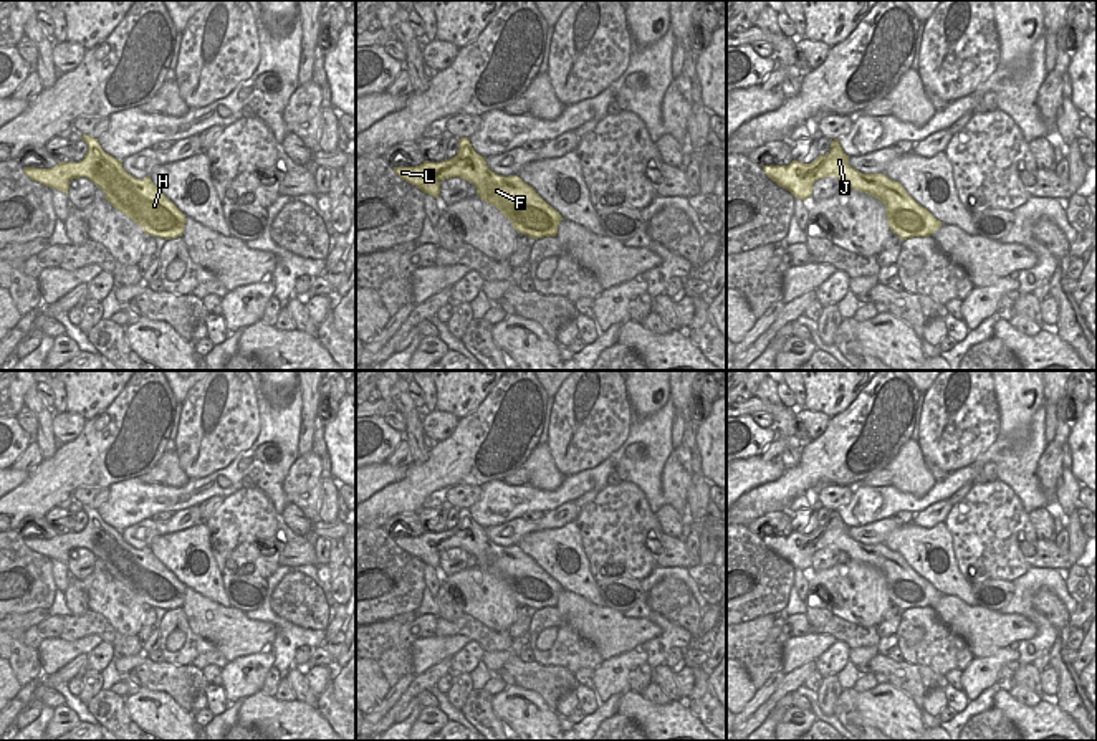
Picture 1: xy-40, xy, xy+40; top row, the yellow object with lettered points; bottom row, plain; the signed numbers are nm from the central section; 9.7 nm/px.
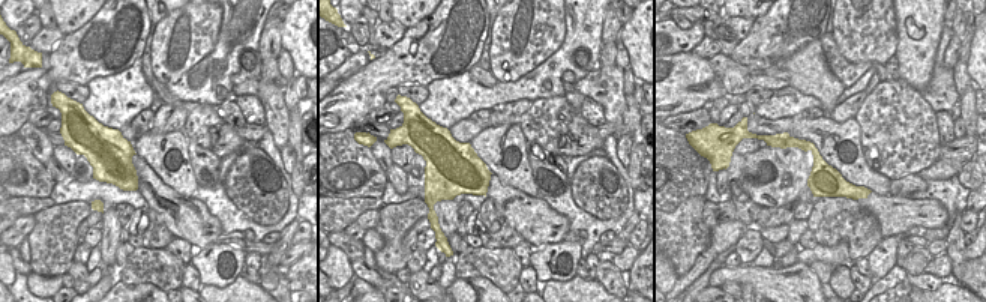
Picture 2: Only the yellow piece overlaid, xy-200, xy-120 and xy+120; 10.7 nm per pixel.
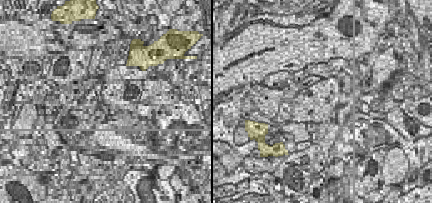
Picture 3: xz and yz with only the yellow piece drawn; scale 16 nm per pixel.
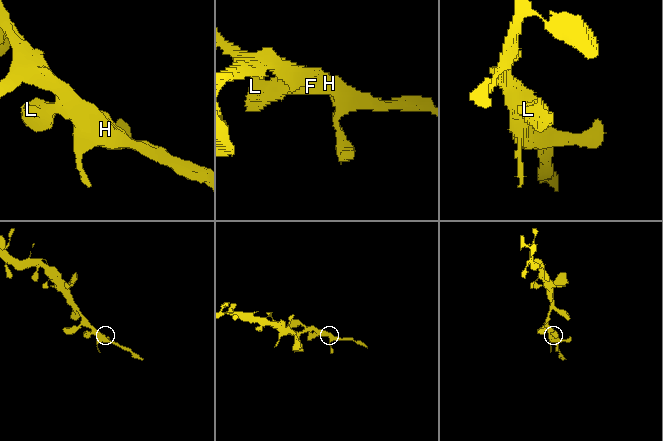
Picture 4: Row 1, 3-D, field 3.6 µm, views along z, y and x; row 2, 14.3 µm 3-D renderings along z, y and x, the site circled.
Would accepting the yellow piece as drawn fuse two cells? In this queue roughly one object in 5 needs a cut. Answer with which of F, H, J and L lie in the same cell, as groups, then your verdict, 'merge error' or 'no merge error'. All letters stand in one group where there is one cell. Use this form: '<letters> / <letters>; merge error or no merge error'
F H J L; no merge error

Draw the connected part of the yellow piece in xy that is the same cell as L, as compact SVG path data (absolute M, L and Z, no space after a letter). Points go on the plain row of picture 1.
M467 508L458 509L458 523L452 529L425 531L417 538L394 538L394 543L435 569L440 564L442 551L460 547L473 554L477 566L495 576L518 604L529 609L556 607L558 595L564 590L518 546L505 547L491 543L485 528L473 521Z

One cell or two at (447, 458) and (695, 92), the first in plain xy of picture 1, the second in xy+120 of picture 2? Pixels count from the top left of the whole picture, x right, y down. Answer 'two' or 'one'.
two

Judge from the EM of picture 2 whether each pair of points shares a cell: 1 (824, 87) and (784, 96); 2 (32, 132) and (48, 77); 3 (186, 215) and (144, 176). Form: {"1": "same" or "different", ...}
{"1": "different", "2": "different", "3": "same"}

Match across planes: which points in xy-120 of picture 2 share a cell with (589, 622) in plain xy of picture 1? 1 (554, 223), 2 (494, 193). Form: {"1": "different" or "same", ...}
{"1": "same", "2": "same"}

